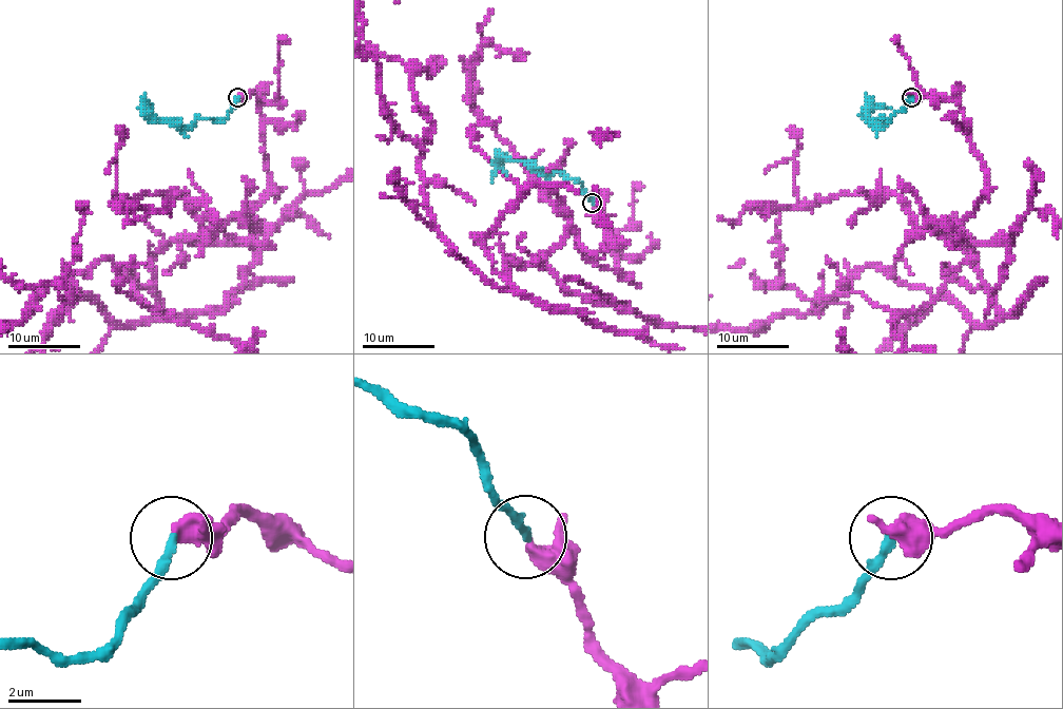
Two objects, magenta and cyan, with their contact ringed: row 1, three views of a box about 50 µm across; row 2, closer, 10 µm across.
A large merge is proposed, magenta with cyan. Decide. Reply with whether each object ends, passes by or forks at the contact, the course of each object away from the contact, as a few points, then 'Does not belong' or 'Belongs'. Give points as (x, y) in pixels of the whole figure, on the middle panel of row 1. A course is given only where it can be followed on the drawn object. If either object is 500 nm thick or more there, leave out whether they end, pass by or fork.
At the ring magenta ends. At the ring cyan ends. Course of magenta: (592, 204), (622, 278), (568, 228), (493, 288), (439, 232), (360, 42). Course of cyan: (592, 204), (578, 181), (555, 172), (535, 172), (522, 161), (505, 159), (491, 181). Belongs

